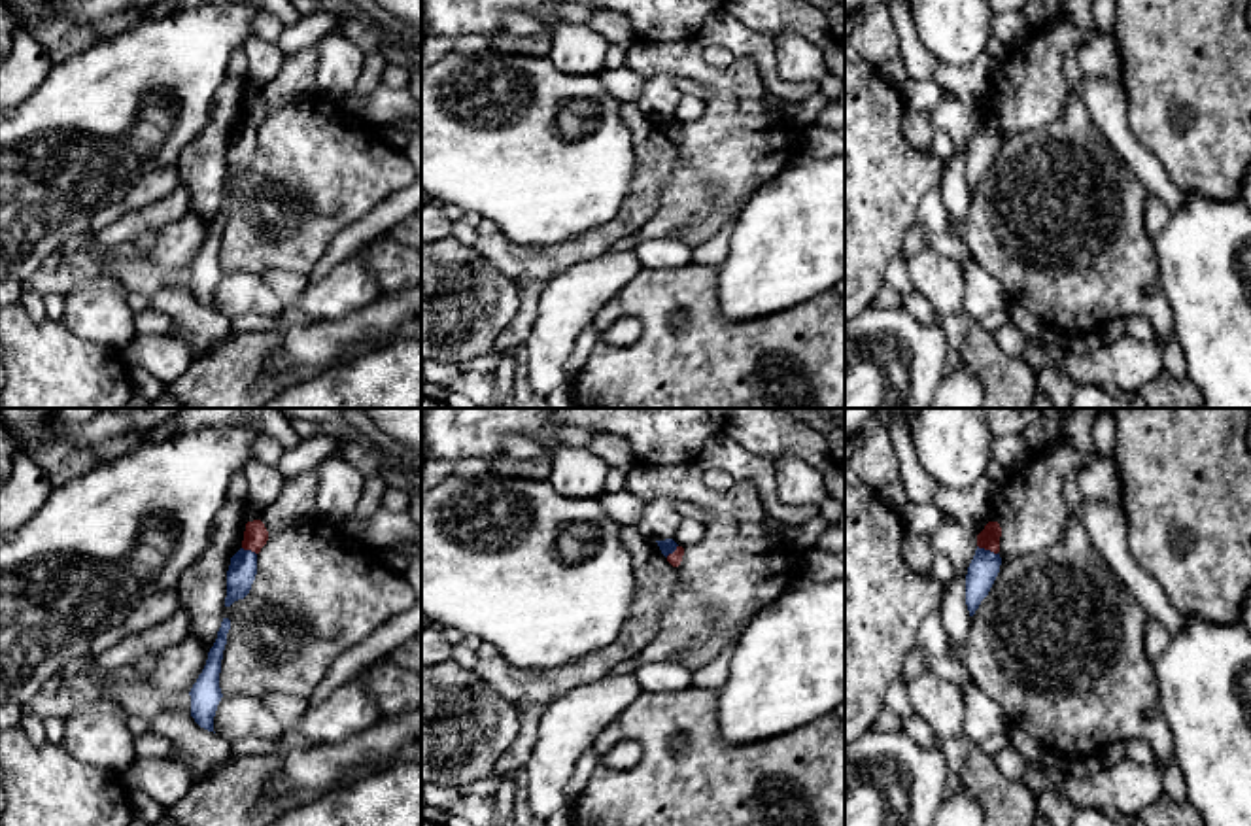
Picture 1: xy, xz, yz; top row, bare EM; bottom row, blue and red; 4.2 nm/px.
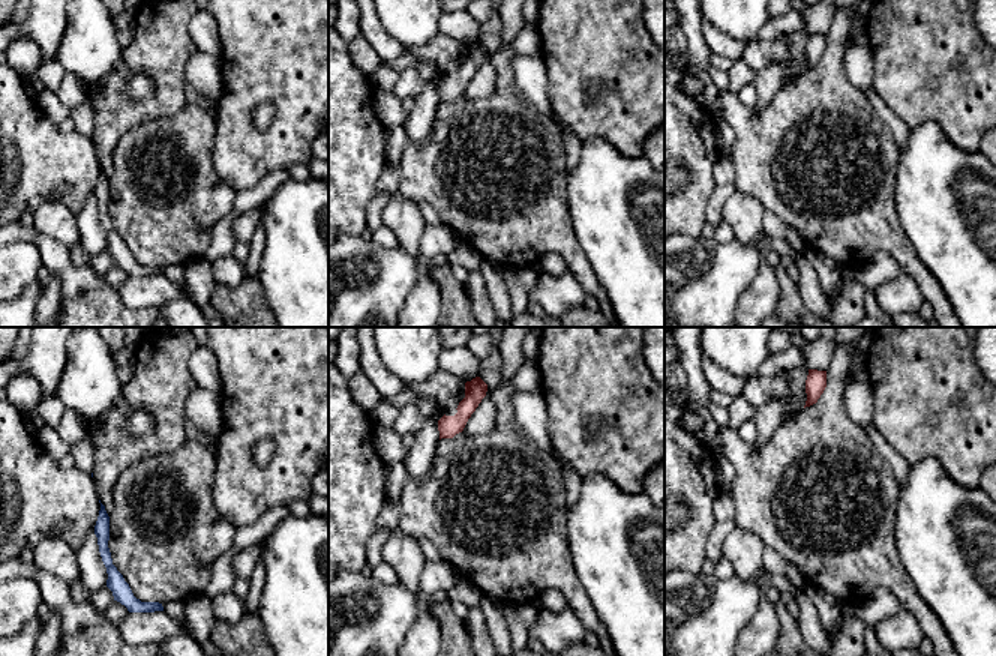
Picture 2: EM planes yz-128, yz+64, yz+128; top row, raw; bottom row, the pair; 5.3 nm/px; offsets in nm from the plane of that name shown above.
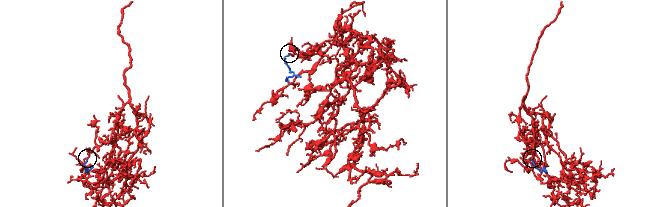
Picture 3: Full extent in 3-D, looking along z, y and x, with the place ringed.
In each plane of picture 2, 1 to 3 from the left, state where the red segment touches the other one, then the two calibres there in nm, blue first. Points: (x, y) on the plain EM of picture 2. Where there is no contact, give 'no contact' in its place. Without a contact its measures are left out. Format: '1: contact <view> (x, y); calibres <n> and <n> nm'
1: no contact
2: no contact
3: no contact

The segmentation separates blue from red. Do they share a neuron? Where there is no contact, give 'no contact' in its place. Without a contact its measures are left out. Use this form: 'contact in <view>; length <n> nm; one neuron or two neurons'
contact in yz; length 100 nm; two neurons

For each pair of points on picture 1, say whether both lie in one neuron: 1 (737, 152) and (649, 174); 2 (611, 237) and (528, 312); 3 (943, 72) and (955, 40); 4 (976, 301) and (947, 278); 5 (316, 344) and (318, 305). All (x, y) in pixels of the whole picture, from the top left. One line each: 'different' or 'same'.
1: different
2: same
3: different
4: different
5: different

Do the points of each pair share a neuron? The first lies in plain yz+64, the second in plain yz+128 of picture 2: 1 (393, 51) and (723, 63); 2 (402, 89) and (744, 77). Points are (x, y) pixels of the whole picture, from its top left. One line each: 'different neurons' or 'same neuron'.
1: different neurons
2: same neuron

